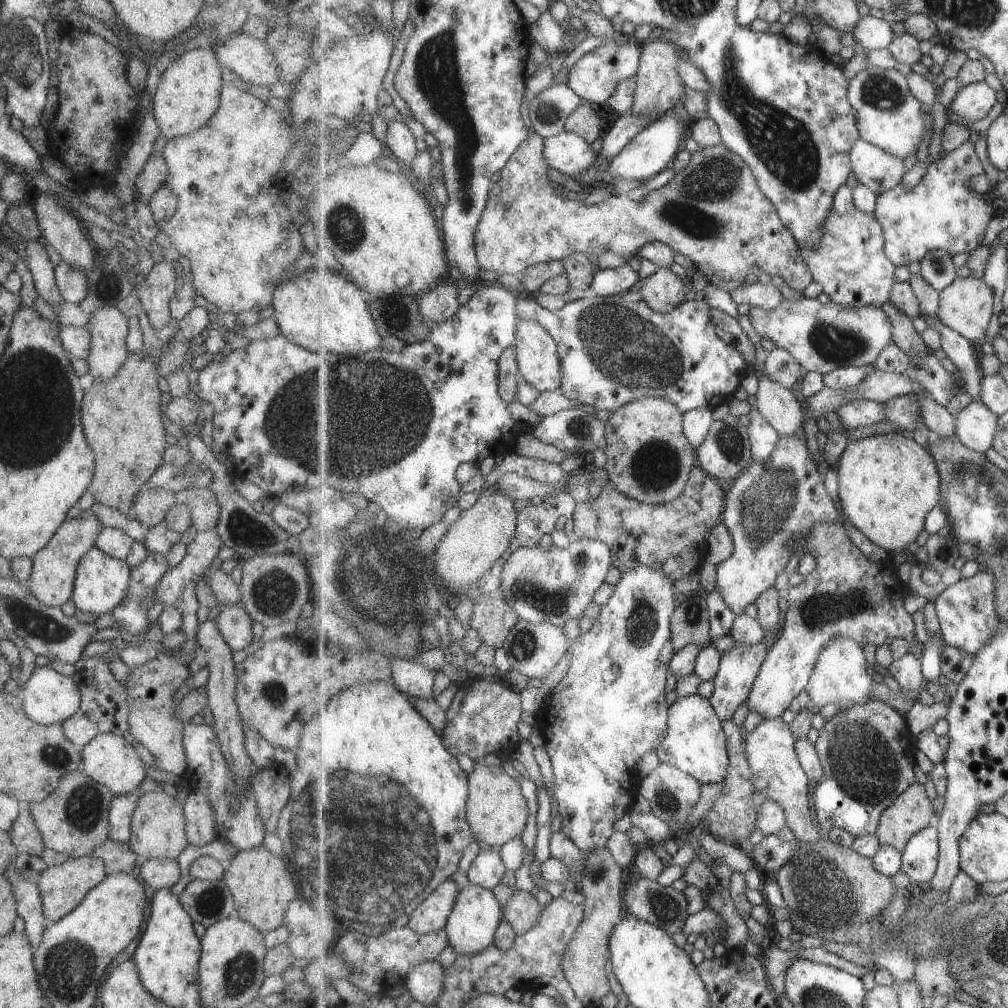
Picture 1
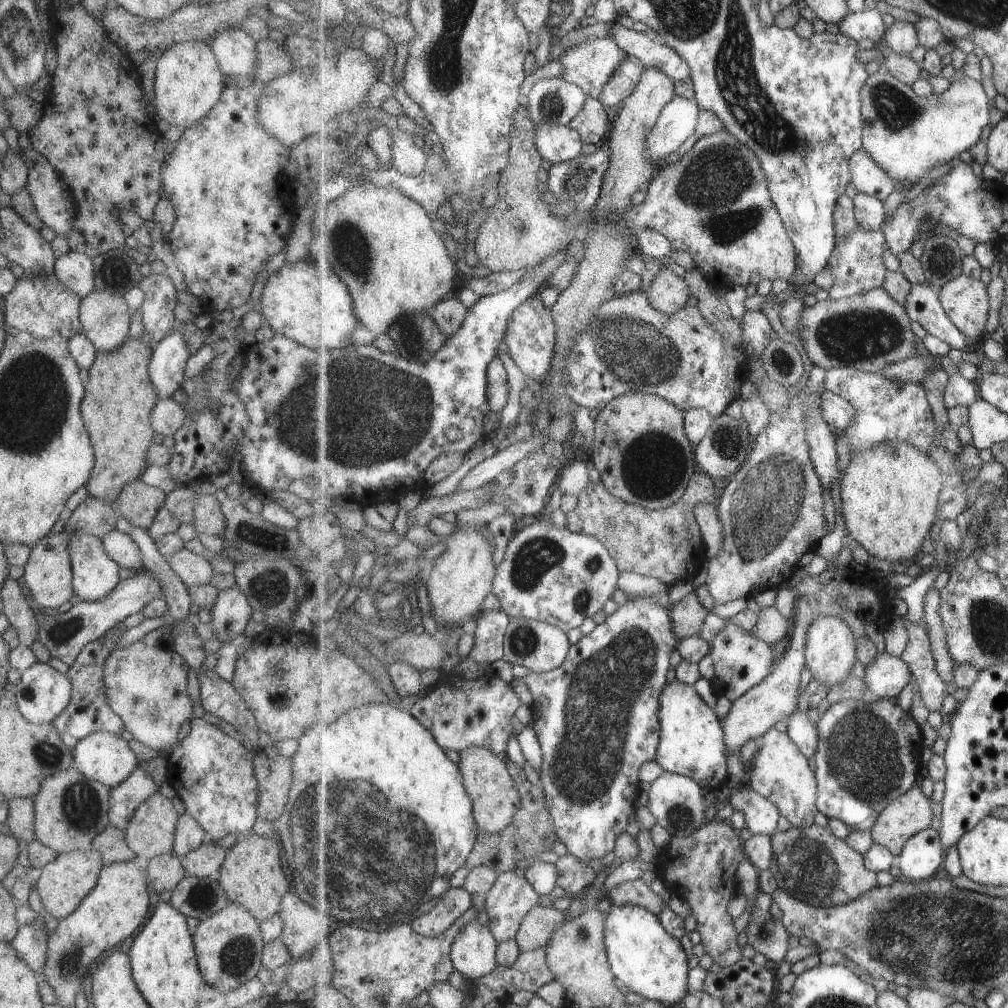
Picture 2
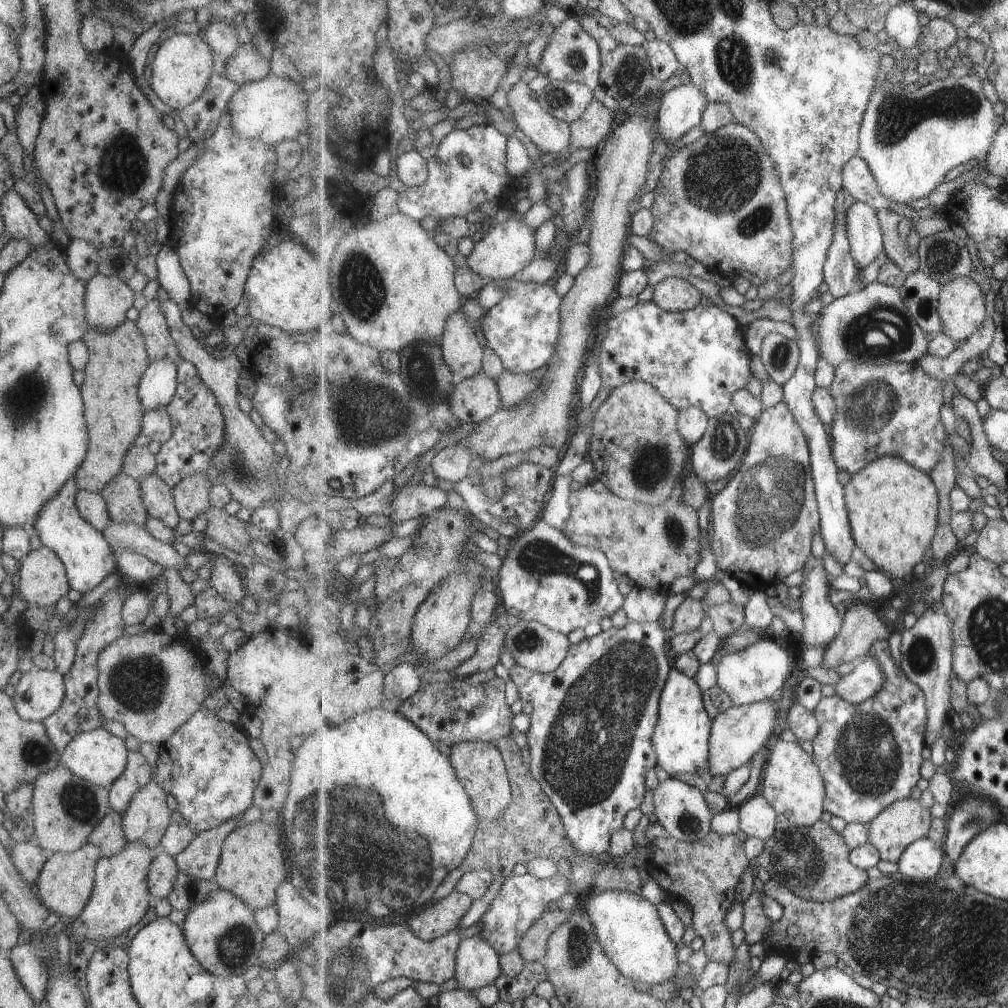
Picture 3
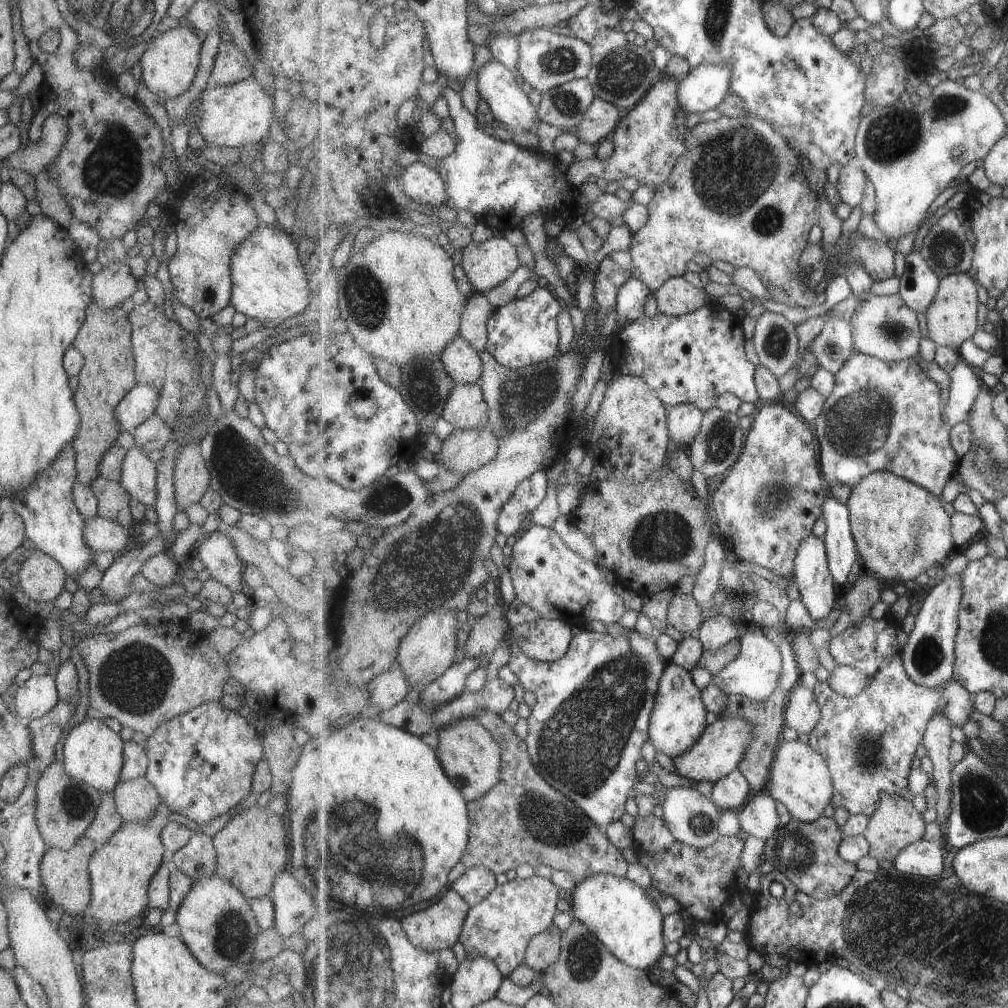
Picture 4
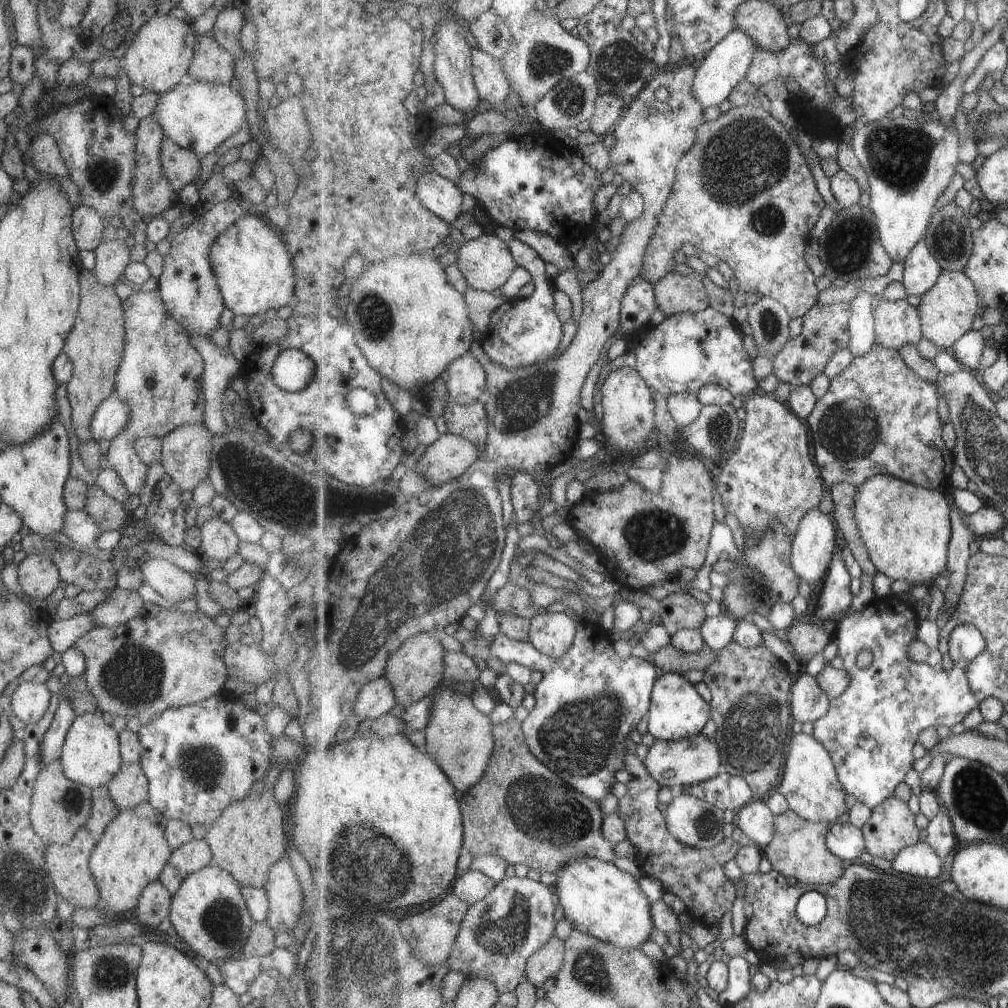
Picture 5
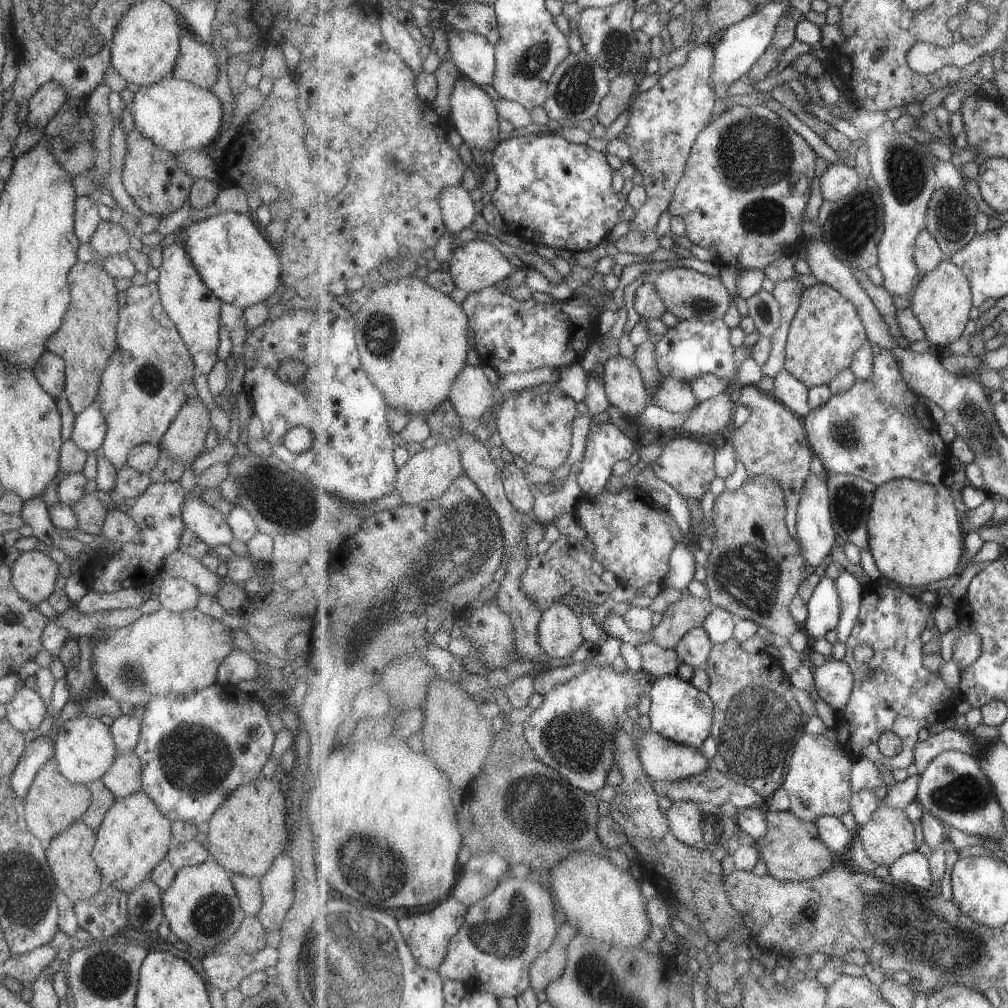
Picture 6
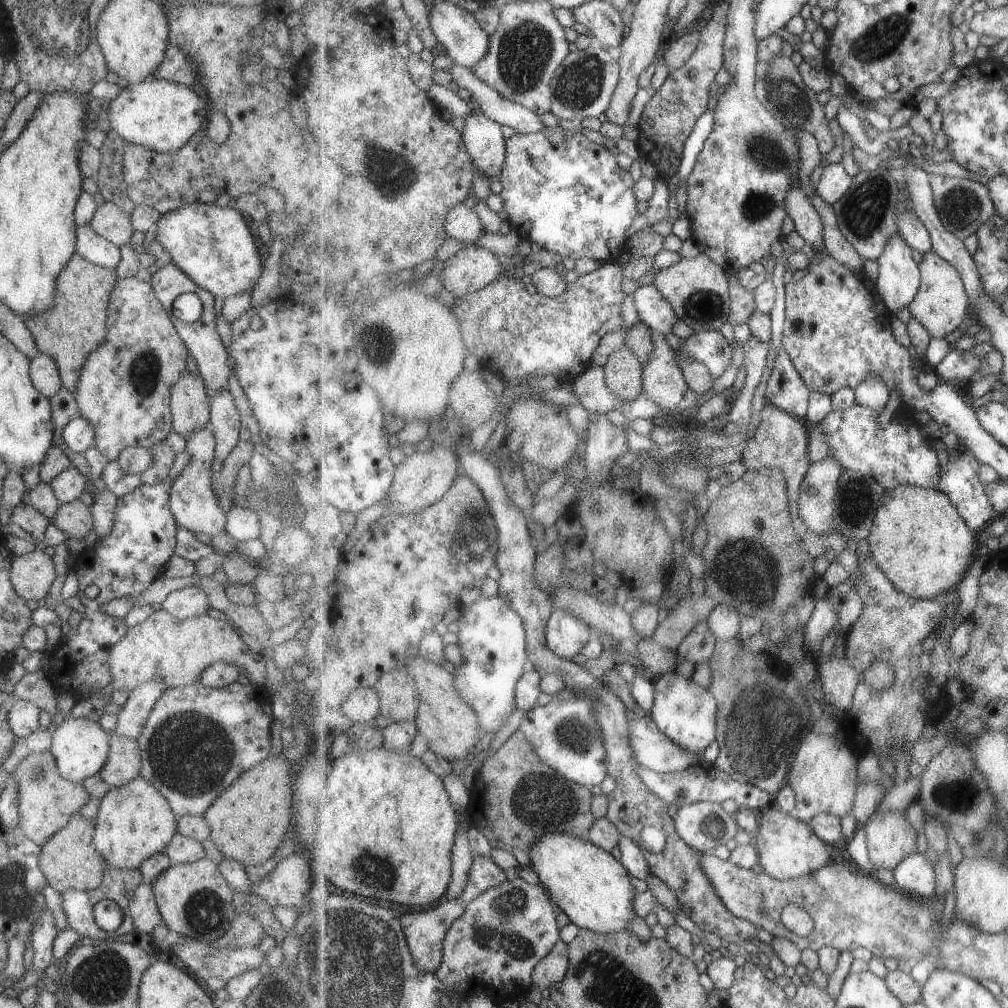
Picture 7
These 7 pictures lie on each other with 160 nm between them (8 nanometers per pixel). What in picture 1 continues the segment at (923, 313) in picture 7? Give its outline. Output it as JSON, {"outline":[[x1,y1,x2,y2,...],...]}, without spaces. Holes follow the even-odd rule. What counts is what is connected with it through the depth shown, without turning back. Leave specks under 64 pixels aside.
{"outline":[[970,274,968,277,957,277,947,288,940,292,940,319,953,330,962,334,971,342,979,342,989,328,993,318,994,290,983,280]]}

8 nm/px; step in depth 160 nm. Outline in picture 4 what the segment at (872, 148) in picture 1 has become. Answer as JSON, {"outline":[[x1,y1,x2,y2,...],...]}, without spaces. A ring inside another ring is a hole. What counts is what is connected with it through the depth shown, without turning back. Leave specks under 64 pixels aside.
{"outline":[[855,162,841,167,835,186,841,202,850,204,852,207,859,206,863,202,868,182,868,174,862,170,860,163]]}

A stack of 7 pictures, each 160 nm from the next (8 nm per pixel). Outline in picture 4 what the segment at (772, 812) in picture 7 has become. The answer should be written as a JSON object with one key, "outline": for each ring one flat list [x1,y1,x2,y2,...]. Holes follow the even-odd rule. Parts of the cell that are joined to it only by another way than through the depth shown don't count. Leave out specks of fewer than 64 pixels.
{"outline":[[822,816,815,822,801,822,792,819,772,834,766,842,765,861,774,869,783,871,793,884,805,894,816,899,828,899,839,894,856,876,857,864,840,855,840,844,844,838,843,829,835,818]]}

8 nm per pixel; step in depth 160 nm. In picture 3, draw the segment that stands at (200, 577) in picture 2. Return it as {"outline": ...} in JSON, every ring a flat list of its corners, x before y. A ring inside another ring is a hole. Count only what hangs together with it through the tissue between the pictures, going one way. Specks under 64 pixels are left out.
{"outline":[[109,521,100,533,113,552,123,549,140,554,147,560,160,564,163,569,170,567,179,571,186,565,184,557,177,554,172,544,159,542,143,526]]}

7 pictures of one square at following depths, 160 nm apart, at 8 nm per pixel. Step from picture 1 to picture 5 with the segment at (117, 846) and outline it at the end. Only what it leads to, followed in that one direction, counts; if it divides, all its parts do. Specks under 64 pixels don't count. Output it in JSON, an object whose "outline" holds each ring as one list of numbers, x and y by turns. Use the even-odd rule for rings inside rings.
{"outline":[[101,785,91,789,90,813,85,821,84,827,94,836,98,838,103,829,110,820,115,818,118,813,117,805,109,796,108,786]]}

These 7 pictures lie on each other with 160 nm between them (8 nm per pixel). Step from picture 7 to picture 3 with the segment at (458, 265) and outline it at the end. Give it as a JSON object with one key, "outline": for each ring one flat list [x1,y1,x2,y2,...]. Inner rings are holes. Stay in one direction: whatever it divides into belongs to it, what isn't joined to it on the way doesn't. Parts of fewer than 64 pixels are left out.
{"outline":[[516,213,516,217,510,218,503,225,496,226,489,229,487,232,478,233,475,239,475,247,466,259,466,266,472,270,476,276,480,276,482,283,495,282,499,279,513,279,516,278,524,268,527,268,536,258,537,246,535,246,535,232,531,226,527,226,523,219,524,214,520,214,519,218]]}

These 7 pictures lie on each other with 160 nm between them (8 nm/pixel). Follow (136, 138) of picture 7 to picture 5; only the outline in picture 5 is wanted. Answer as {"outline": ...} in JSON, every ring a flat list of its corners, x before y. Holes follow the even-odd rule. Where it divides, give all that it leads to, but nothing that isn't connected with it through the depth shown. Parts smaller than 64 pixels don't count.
{"outline":[[178,82,166,93,155,94,156,104,150,115,161,127,164,138,171,139,177,146,191,150,199,157,219,147,248,118,238,91,218,82]]}

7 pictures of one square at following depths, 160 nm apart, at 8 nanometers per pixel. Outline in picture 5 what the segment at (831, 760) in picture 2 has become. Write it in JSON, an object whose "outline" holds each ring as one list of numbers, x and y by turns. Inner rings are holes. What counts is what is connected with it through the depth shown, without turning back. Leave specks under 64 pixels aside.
{"outline":[[890,594,888,597,875,597,870,605,865,608,865,610,856,612,849,617,843,618,841,622,837,624,837,628,834,633,834,637,838,640,840,644,839,656,841,656,843,660,843,668,849,671,850,676,852,677,850,685,847,687,847,690,834,698,831,701,829,712,819,720,816,720,814,724,814,732,815,738,818,741,822,742,822,745,829,751,829,754,832,754,833,762,837,767,837,772,840,775,841,782,845,787,845,790,856,796,857,801,863,802,863,804,867,804,869,808,875,809,877,805,880,805,881,802,887,800,889,797,893,797,895,794,895,788,905,780,905,776,909,774,909,770,913,768,913,764,915,764,915,756,913,756,913,746,915,746,915,742,919,740,919,734,921,734,921,730,923,728,929,728,929,726,938,727,938,726,955,726,955,724,959,724,959,722,963,723,965,717,974,709,977,708,981,702,976,698,976,694,971,690,970,682,968,679,967,669,970,662,973,662,973,659,976,656,979,656,986,647,986,640,984,634,975,626,975,625,959,625,951,634,950,634,950,652,949,658,952,661,952,665,948,668,944,668,941,664,936,664,931,666,926,662,917,663,909,658,909,654,907,654,907,650,909,650,909,644,913,642,913,640,917,639,917,628,919,628,919,617,917,617,917,613,915,613,915,609,911,606,903,596],[863,650,873,651,874,661,871,666,862,669,857,664,857,657,863,652]]}

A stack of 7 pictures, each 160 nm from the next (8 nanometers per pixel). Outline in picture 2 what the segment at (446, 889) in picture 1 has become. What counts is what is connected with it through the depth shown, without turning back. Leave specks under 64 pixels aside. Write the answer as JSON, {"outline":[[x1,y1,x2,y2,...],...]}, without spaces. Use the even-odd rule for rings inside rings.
{"outline":[[451,887,428,913,414,919,412,927,423,936,439,936,472,906,465,887]]}

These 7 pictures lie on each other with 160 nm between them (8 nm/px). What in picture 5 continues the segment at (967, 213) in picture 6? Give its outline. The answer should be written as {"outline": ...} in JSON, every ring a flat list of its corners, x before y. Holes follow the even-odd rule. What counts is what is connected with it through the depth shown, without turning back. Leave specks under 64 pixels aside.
{"outline":[[954,201,935,211,925,239,943,271,962,271,973,254,973,230,967,212]]}

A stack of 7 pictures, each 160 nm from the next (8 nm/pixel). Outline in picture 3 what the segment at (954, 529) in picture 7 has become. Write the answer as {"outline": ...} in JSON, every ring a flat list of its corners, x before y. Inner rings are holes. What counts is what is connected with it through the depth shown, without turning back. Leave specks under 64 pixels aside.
{"outline":[[885,455,850,477,844,486,856,546,891,578,903,578,925,558,937,534,939,496,925,471,899,456]]}

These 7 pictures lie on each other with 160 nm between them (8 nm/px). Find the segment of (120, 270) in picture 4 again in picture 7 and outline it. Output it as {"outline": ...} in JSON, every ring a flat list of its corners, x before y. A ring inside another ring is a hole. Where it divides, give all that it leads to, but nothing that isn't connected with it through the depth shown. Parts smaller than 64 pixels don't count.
{"outline":[[104,200,102,204,96,206,88,225,99,236,118,247,129,243,128,239,134,232,130,223,130,214,113,201]]}

